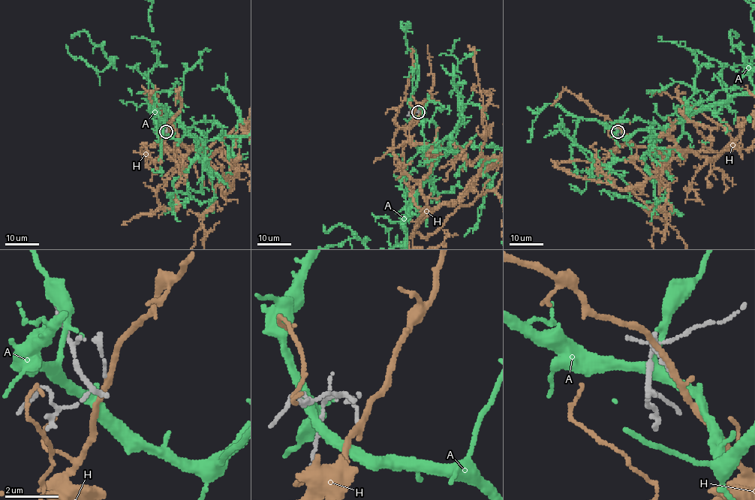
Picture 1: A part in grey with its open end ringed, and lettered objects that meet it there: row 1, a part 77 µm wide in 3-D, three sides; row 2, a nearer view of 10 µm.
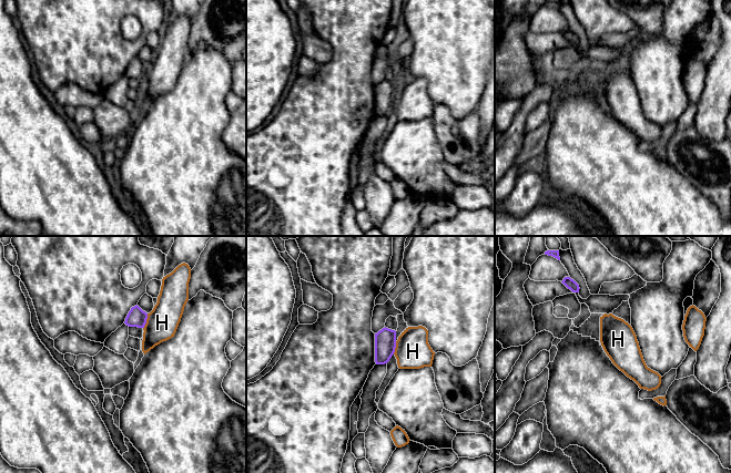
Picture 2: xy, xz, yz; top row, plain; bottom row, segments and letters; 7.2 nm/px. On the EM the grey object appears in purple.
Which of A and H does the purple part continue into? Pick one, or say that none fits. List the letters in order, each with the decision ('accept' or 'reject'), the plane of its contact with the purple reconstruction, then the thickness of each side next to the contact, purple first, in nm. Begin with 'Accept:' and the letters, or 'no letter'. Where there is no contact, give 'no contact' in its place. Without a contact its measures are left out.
Accept: no letter
A: reject; no contact
H: reject; meets purple in xy; 140 nm thick on the purple side, 220 nm on the other

